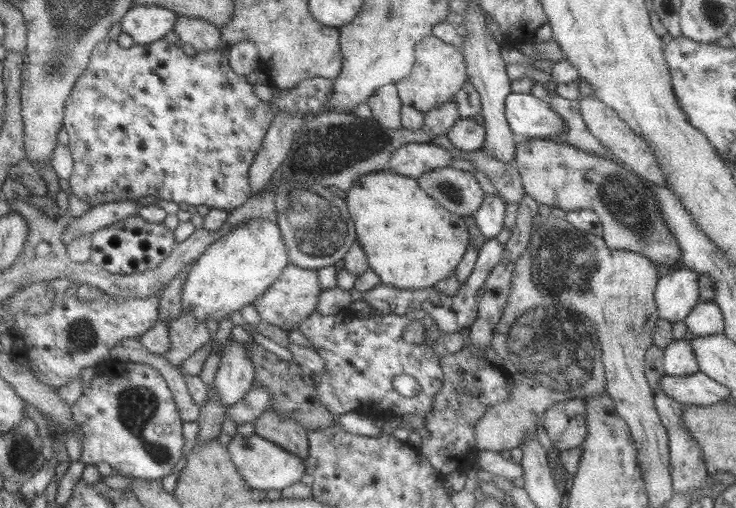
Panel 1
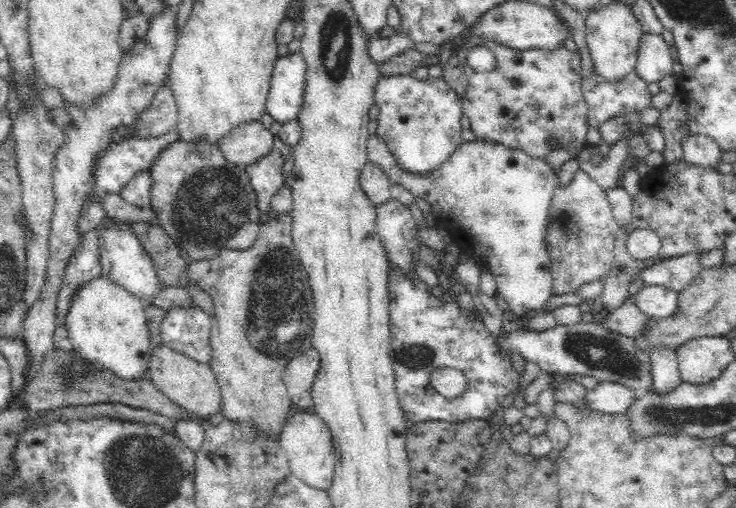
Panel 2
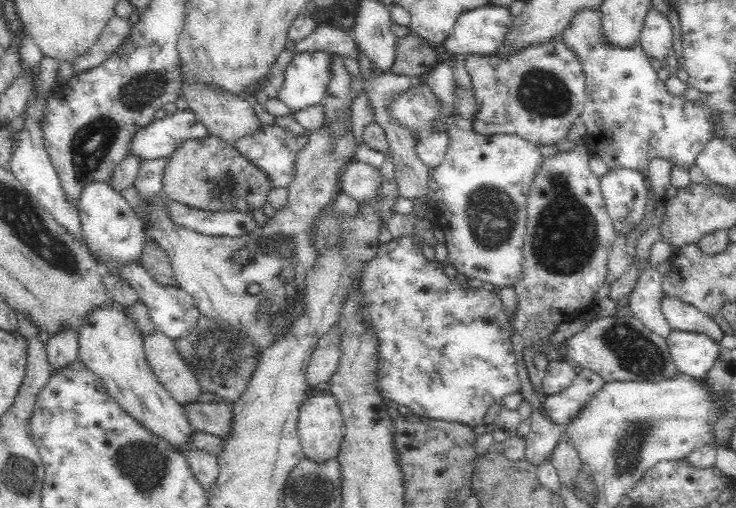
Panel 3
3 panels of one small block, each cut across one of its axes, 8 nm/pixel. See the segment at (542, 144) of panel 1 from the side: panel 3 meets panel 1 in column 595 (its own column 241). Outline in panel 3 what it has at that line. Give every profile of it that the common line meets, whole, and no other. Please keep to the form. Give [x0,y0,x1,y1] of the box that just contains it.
[161,135,272,214]

